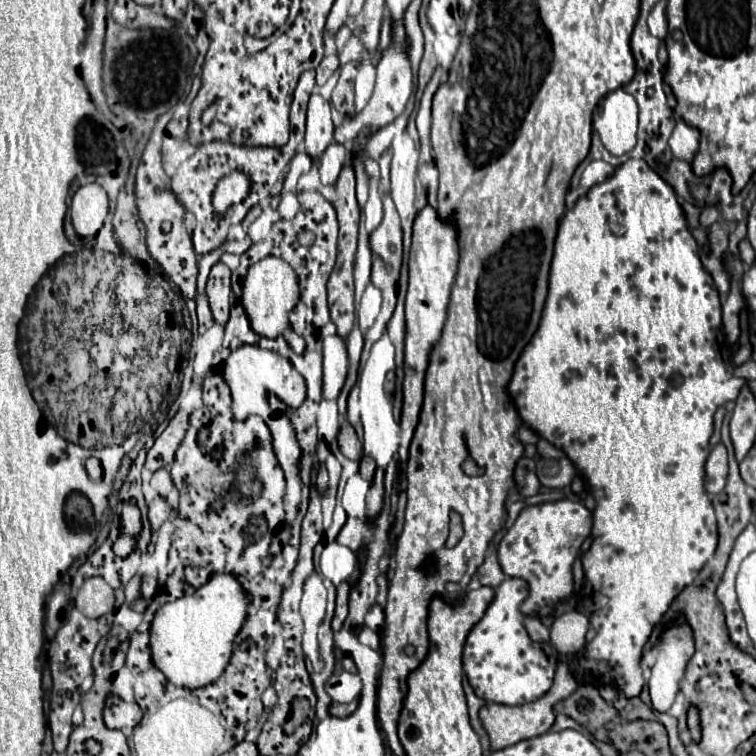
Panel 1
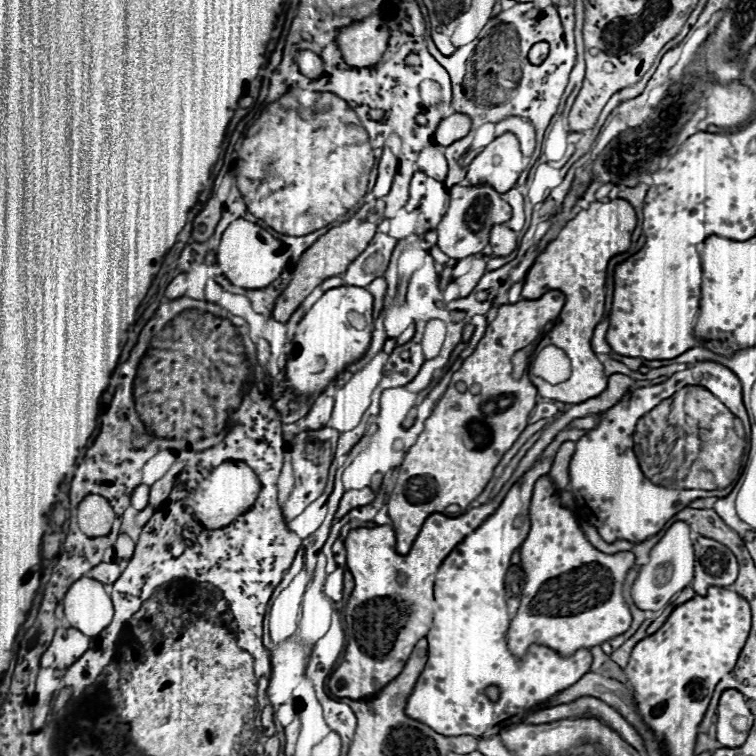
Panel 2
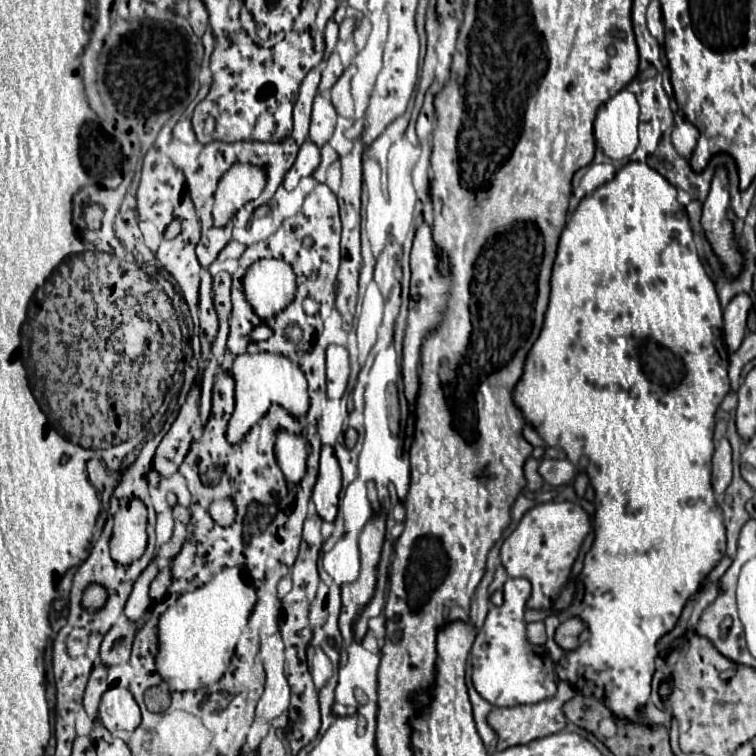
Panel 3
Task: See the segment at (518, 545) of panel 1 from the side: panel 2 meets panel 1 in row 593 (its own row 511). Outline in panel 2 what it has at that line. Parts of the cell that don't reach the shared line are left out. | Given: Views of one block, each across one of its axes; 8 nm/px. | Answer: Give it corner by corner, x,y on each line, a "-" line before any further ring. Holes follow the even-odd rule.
540,476
530,504
530,532
520,546
526,584
520,594
520,608
508,628
508,648
518,658
532,644
548,646
560,656
572,656
580,648
590,650
624,634
632,622
622,586
636,556
632,552
602,554
596,550
586,540
574,514
558,498
550,476

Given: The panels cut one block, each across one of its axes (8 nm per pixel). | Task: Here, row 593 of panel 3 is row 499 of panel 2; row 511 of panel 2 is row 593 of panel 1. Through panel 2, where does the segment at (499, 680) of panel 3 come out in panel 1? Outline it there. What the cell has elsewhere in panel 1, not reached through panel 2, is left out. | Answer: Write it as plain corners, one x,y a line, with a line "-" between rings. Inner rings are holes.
506,578
498,588
492,604
486,608
482,620
472,628
472,632
466,638
464,646
464,672
468,676
468,682
472,684
474,692
482,700
490,700
496,704
506,704
506,706
518,706
518,704
528,704
538,698
542,698
550,686
552,678
556,672
556,654
552,648
536,644
530,640
526,628
524,628
524,614
520,612
520,604
528,596
528,582
522,578

